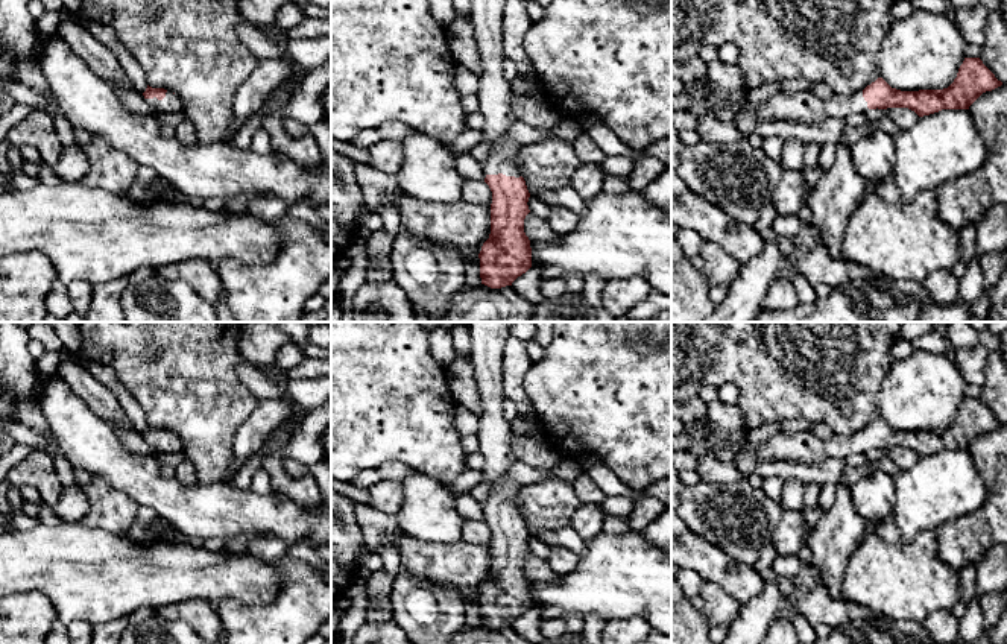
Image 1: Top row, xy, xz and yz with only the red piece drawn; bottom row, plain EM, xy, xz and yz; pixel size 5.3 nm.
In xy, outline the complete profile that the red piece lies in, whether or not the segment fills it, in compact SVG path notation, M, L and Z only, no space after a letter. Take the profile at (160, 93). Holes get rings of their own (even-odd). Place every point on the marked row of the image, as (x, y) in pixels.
M147 85L143 96L146 102L158 112L170 114L184 109L182 100L176 94L164 88L152 88Z

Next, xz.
M471 0L480 50L480 88L475 97L485 118L481 143L492 146L483 163L485 182L492 191L491 234L478 254L481 284L491 289L512 286L532 267L530 240L524 232L530 193L515 159L521 144L506 137L516 117L512 111L512 84L503 74L504 3L506 0Z

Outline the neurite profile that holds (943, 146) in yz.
M942 109L919 117L914 126L901 129L893 138L896 163L892 179L905 205L923 190L936 190L943 182L974 175L989 156L969 109Z

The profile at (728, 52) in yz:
M724 43L718 47L718 59L724 64L738 64L740 49L734 43Z

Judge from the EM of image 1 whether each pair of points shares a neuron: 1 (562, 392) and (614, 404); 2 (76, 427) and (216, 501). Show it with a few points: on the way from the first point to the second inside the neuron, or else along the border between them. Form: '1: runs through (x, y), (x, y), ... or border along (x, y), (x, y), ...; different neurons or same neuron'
1: runs through (574, 395), (602, 397); same neuron
2: runs through (111, 460), (160, 494), (181, 497); same neuron

